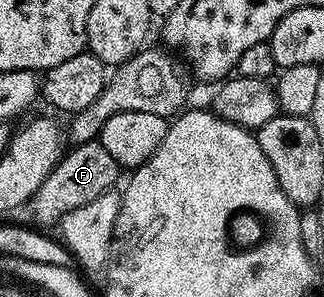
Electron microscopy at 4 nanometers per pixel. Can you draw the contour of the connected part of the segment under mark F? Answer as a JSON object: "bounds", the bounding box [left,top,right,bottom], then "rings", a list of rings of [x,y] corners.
{"bounds":[29,140,121,223],"rings":[[[98,140],[86,142],[80,146],[72,145],[59,159],[59,163],[49,172],[49,176],[37,188],[35,197],[29,203],[29,210],[35,213],[39,222],[58,223],[66,214],[73,214],[77,208],[90,206],[93,200],[104,197],[107,190],[121,174],[121,168],[105,152],[105,148]]]}

